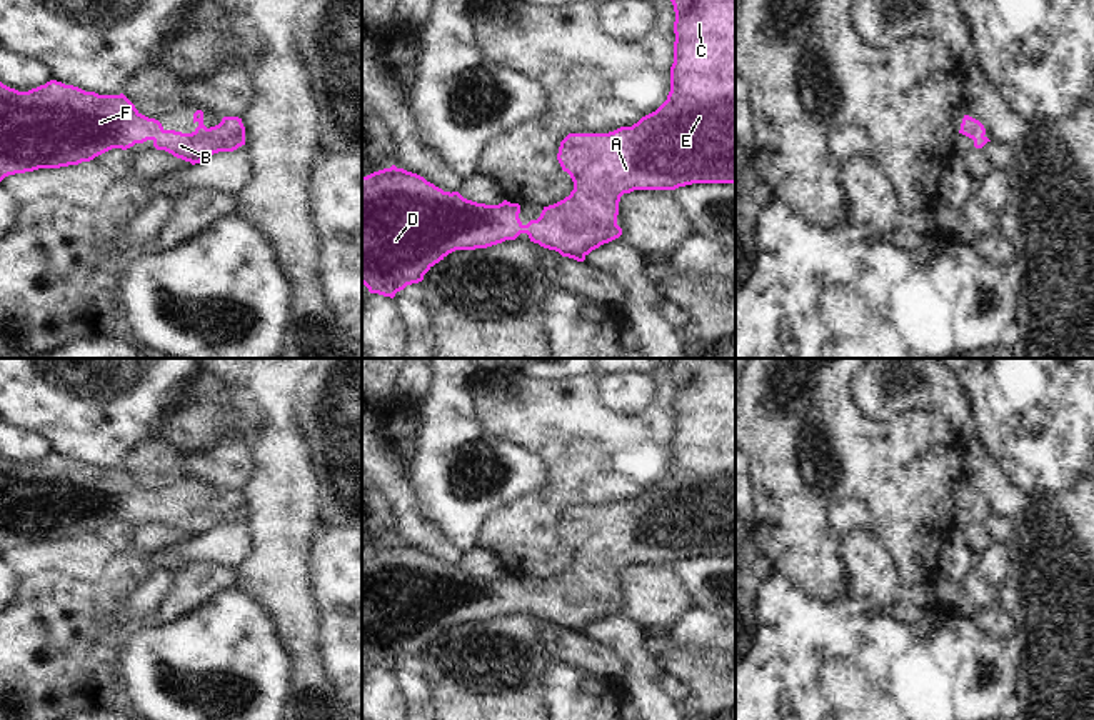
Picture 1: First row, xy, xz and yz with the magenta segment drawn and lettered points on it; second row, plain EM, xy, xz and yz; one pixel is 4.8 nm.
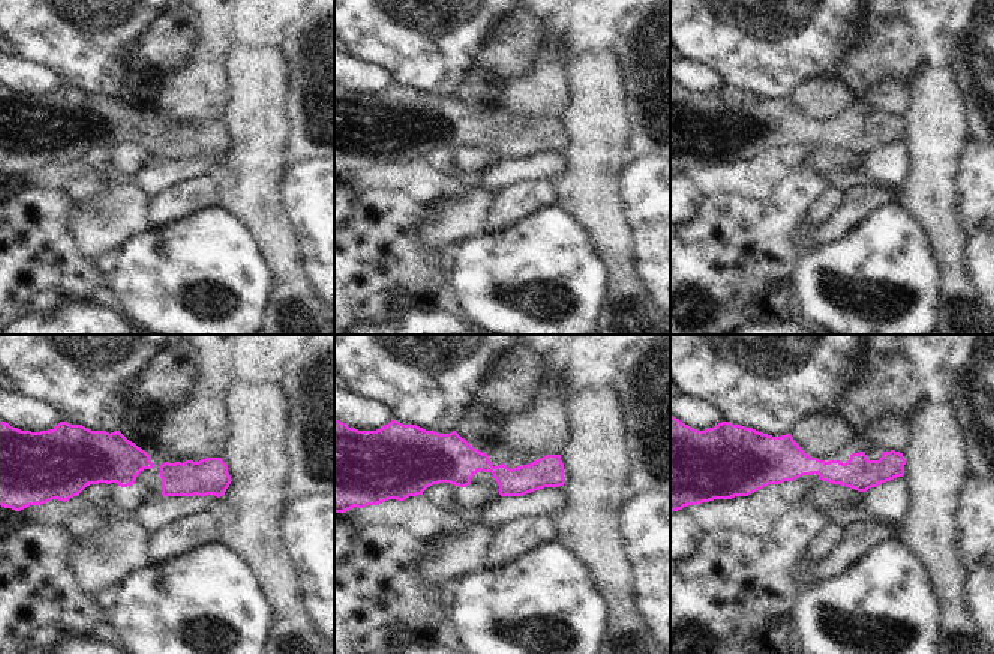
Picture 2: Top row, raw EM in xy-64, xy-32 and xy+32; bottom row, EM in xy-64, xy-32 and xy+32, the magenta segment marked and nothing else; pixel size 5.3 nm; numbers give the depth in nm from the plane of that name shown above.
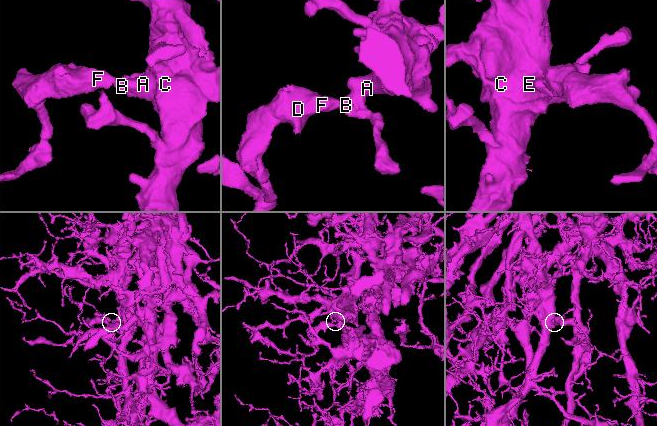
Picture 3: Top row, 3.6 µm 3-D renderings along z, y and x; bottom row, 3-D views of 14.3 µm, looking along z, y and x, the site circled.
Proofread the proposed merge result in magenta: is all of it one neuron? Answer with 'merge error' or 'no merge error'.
no merge error

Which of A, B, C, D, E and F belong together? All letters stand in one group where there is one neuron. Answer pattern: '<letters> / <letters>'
A B C D E F

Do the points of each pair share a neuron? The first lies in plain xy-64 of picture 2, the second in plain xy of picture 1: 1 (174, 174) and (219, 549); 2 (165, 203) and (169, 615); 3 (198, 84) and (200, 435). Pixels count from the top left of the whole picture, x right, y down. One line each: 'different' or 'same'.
1: same
2: same
3: different

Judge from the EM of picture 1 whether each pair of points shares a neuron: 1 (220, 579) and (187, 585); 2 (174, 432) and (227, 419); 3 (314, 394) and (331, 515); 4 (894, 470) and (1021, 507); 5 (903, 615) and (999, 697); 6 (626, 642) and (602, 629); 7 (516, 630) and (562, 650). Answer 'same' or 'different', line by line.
1: same
2: same
3: same
4: different
5: different
6: same
7: different

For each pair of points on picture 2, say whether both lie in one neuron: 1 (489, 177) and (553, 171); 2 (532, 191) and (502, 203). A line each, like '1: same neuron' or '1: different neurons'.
1: same neuron
2: same neuron

